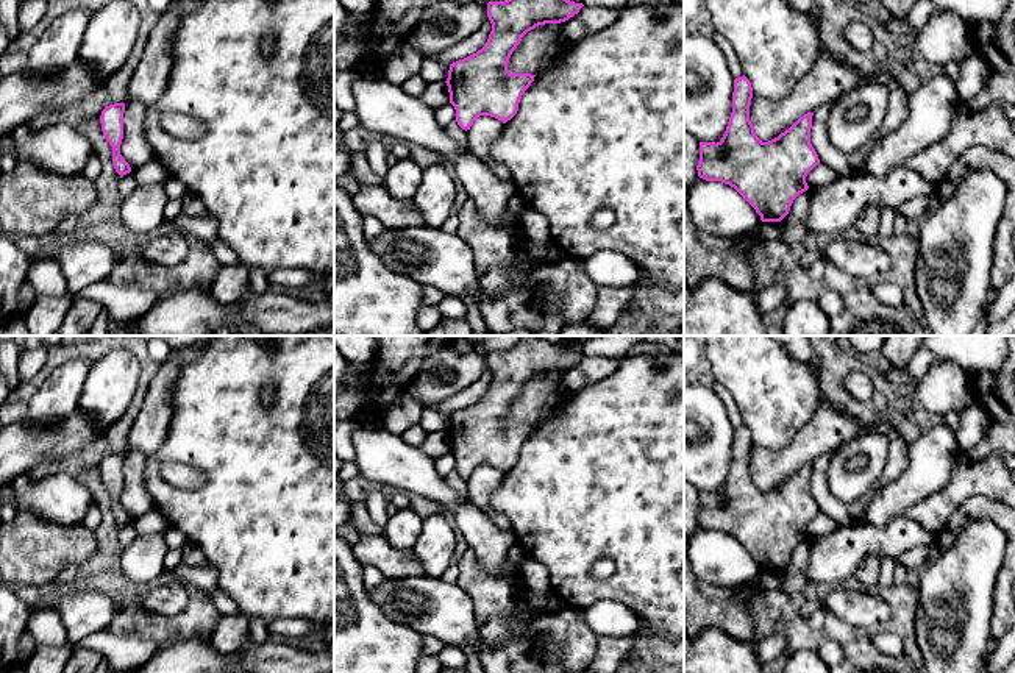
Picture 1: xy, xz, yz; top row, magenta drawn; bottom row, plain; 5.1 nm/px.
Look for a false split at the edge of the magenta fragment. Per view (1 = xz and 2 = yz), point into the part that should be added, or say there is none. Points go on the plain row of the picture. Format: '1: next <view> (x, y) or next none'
1: next none
2: next none

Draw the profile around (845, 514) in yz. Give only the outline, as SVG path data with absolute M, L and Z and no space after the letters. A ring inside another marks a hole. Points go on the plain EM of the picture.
M834 451L823 454L812 465L810 493L815 498L820 512L829 515L839 528L862 522L862 512L868 497L854 501L840 501L828 486L828 468Z

